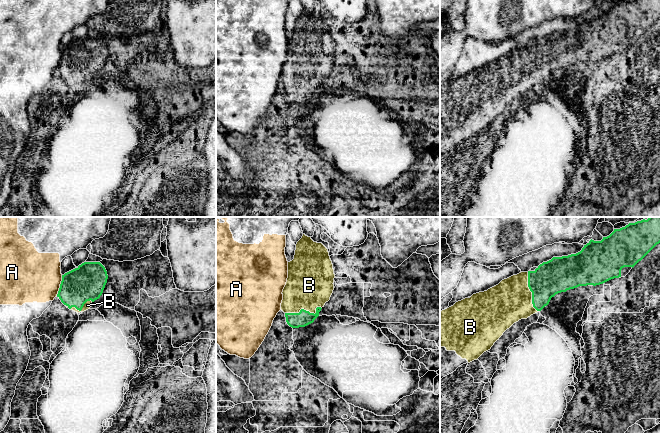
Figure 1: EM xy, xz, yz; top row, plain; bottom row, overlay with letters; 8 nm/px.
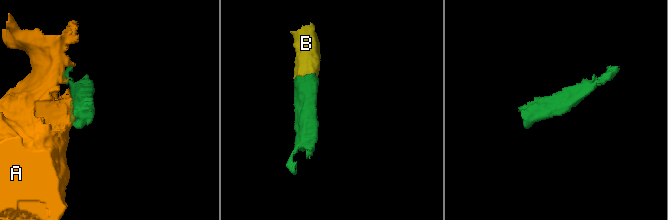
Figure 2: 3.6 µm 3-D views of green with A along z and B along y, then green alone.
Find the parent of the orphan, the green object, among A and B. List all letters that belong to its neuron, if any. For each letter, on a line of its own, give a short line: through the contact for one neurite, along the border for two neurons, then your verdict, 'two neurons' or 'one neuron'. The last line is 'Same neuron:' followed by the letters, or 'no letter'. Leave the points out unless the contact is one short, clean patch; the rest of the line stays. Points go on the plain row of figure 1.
A: line xy (62, 51), (56, 72); two neurons
B: line xz (295, 96), (304, 86), (304, 70), (309, 61); one neuron
Same neuron: B

